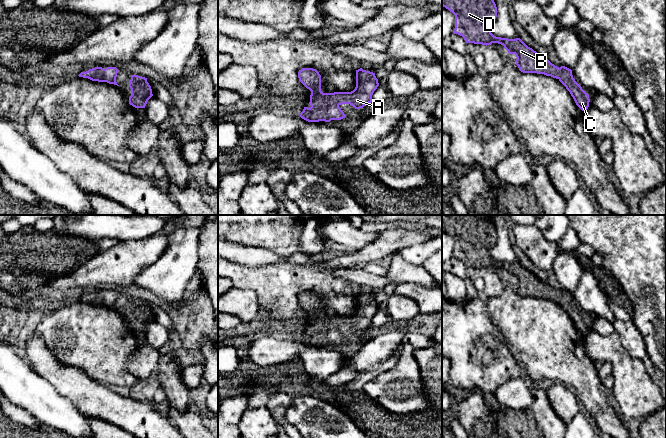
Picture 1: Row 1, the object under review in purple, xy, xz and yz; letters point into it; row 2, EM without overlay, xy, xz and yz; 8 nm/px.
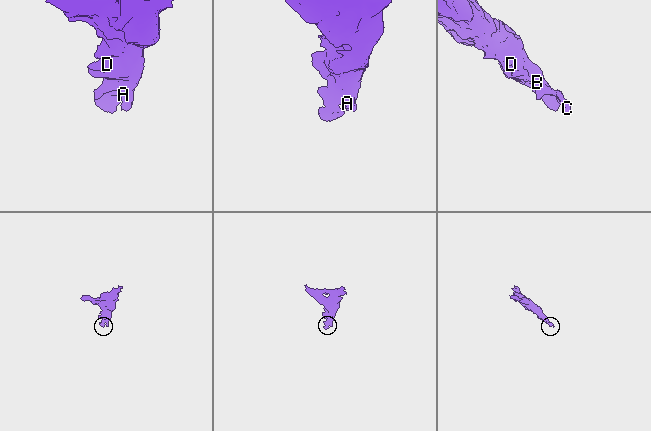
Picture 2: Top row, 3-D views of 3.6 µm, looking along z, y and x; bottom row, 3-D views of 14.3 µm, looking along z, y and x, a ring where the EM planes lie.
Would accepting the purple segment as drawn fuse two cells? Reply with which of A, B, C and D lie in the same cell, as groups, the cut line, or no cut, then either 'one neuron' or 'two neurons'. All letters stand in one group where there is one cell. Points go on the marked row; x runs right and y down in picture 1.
groups A B C D; cut none; one neuron

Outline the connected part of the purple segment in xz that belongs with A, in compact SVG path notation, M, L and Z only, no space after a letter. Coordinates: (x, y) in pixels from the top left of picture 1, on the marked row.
M302 68L298 72L298 78L311 91L311 107L304 107L300 113L300 117L308 122L330 122L345 118L340 105L350 104L355 109L363 108L372 102L372 95L379 86L375 73L362 68L356 70L356 87L351 92L323 93L321 75L313 68Z

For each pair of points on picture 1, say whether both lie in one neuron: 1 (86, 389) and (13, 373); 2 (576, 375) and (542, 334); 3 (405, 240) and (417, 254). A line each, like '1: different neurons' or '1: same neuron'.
1: different neurons
2: same neuron
3: different neurons

